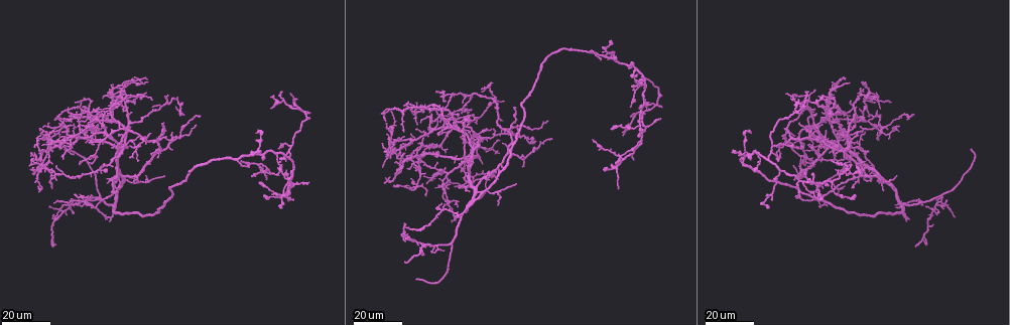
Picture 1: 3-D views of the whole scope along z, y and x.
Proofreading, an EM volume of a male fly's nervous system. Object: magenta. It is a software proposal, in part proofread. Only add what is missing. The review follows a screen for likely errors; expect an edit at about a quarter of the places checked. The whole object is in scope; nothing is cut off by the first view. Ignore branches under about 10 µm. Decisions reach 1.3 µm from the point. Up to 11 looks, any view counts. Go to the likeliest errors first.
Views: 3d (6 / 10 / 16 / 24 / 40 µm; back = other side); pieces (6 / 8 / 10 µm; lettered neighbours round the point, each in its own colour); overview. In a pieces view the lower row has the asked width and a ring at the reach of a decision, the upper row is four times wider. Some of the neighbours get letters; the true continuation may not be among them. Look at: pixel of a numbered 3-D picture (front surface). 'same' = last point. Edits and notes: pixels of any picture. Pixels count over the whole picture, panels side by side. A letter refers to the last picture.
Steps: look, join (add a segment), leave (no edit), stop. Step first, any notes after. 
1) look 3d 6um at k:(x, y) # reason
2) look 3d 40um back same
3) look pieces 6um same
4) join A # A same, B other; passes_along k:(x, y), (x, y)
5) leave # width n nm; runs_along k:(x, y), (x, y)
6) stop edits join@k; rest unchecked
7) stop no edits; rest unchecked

look 3d 16um at 1:(426, 108) # end of a long branch

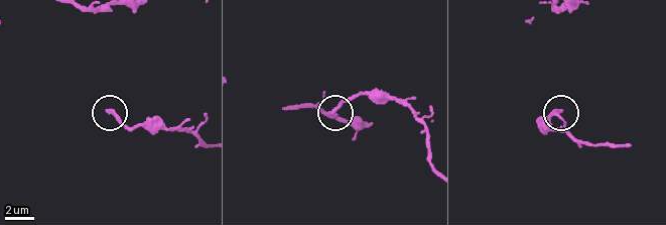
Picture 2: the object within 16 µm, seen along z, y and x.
look pieces 8um at 2:(561, 112) # see the neighbours

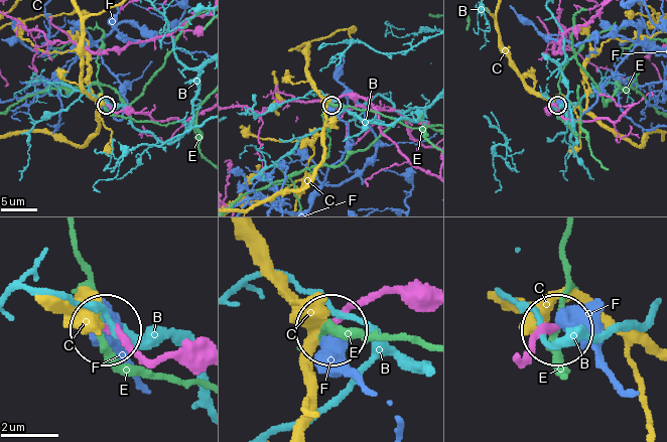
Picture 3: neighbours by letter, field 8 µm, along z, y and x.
leave # B other, C other, E other, F other; none of them fits

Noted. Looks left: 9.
look 3d 16um at 1:(55, 166) # thin end

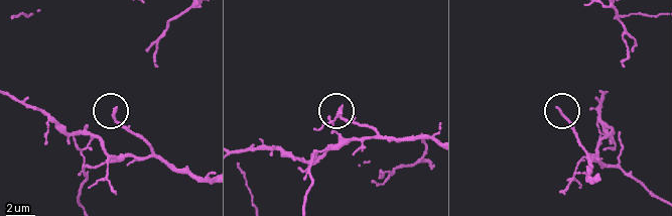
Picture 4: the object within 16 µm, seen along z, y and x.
look pieces 10um at 4:(114, 110) # what lies round it

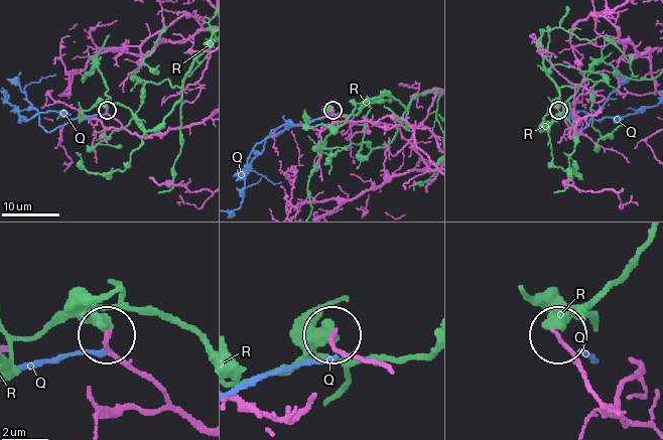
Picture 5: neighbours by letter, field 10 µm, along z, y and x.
leave # Q other, R other; runs_along 5:(592, 390), (558, 334); no lettered segment goes on from it

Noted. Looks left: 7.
look 3d 24um at 1:(825, 108) # branch stops here

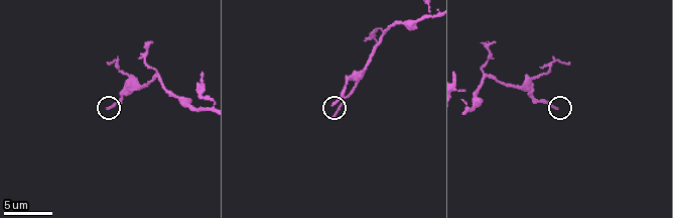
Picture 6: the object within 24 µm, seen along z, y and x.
look pieces 10um at 6:(332, 102)

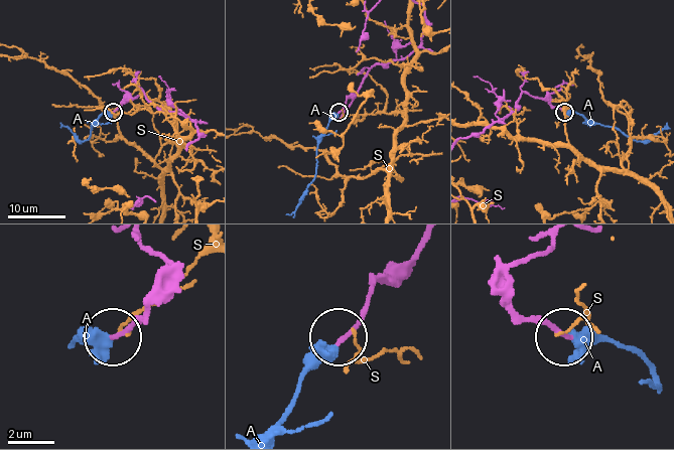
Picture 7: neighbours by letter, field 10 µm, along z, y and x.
join A # width 180 nm; A same, S other; passes_along 7:(374, 285), (362, 317), (310, 369), (294, 404), (271, 433); the cell continues

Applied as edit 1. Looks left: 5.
look overview

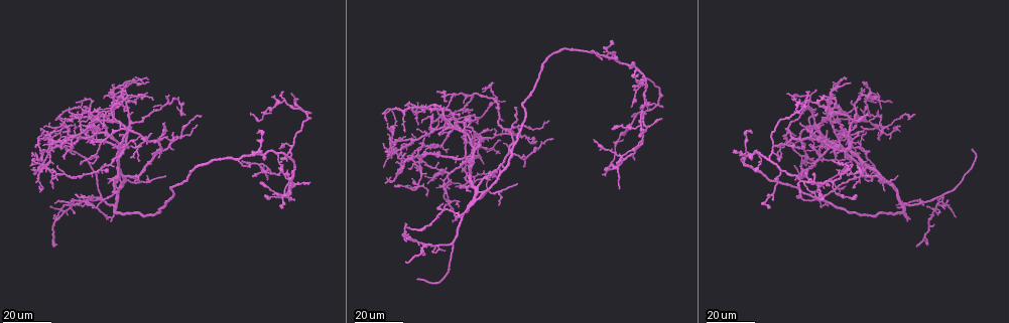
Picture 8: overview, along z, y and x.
look 3d 24um at 8:(158, 155) # an open end

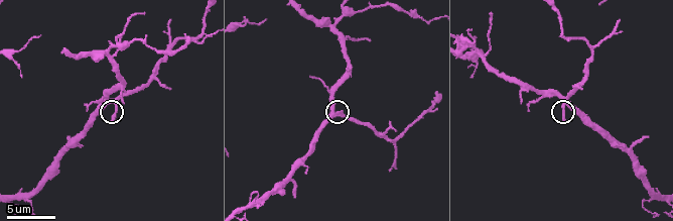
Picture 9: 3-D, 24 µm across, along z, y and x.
look pieces 8um at 9:(563, 122)

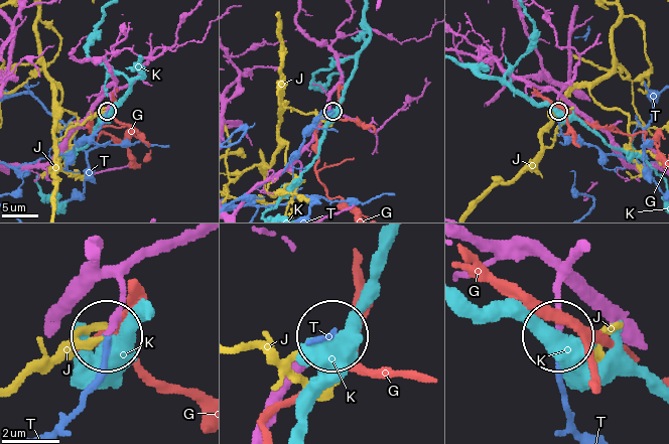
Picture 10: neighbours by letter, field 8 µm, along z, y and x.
leave # G other, J other, K other, T other; no lettered segment goes on from it

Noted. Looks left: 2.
look 3d 16um at 8:(848, 84) # thin end

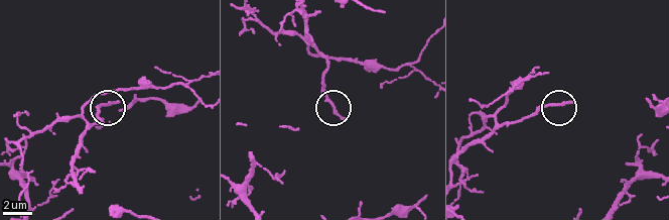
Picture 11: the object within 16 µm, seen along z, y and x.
look pieces 6um at 11:(344, 122)

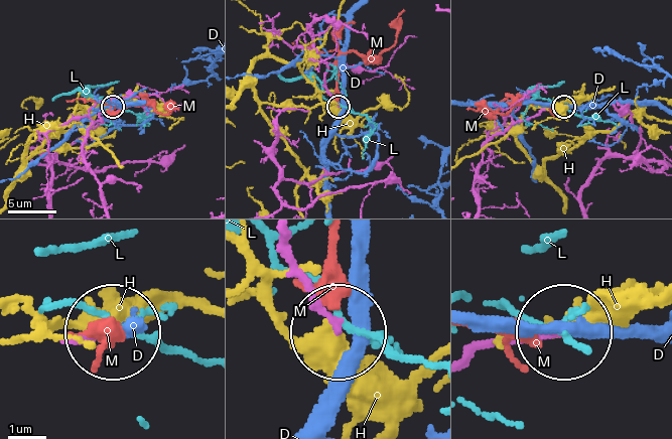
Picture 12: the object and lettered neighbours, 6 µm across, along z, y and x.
leave # D other, H other, L other, M other; runs_along 12:(288, 239), (310, 306), (333, 332); none of them fits

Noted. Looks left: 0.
stop edits join@7; rest unchecked

